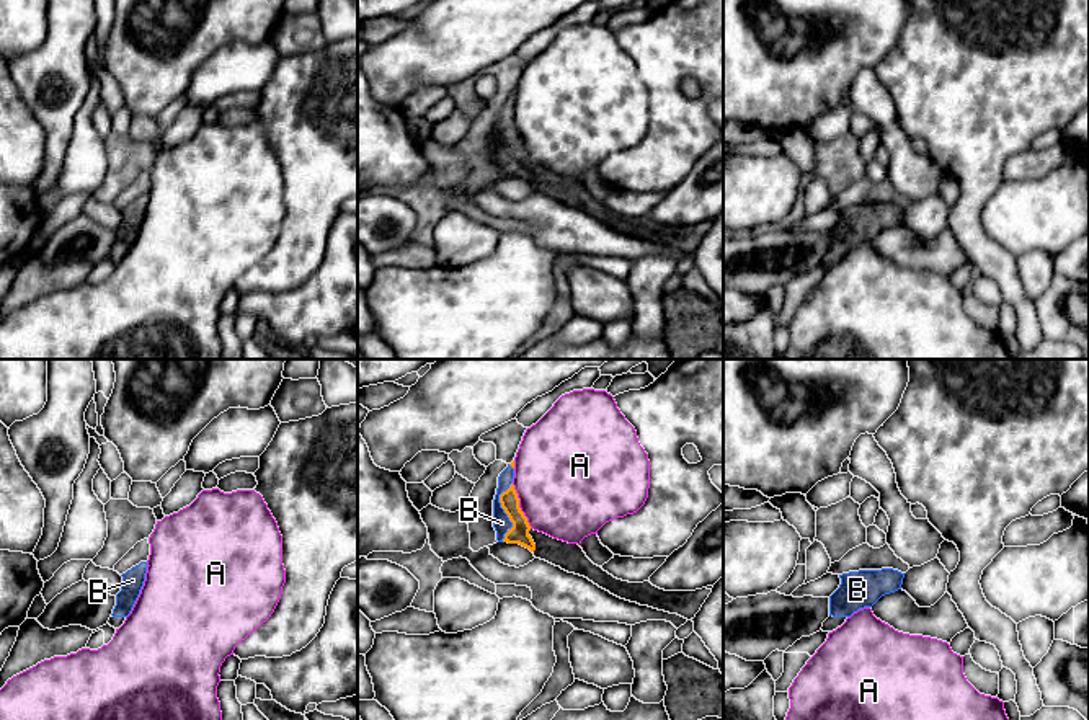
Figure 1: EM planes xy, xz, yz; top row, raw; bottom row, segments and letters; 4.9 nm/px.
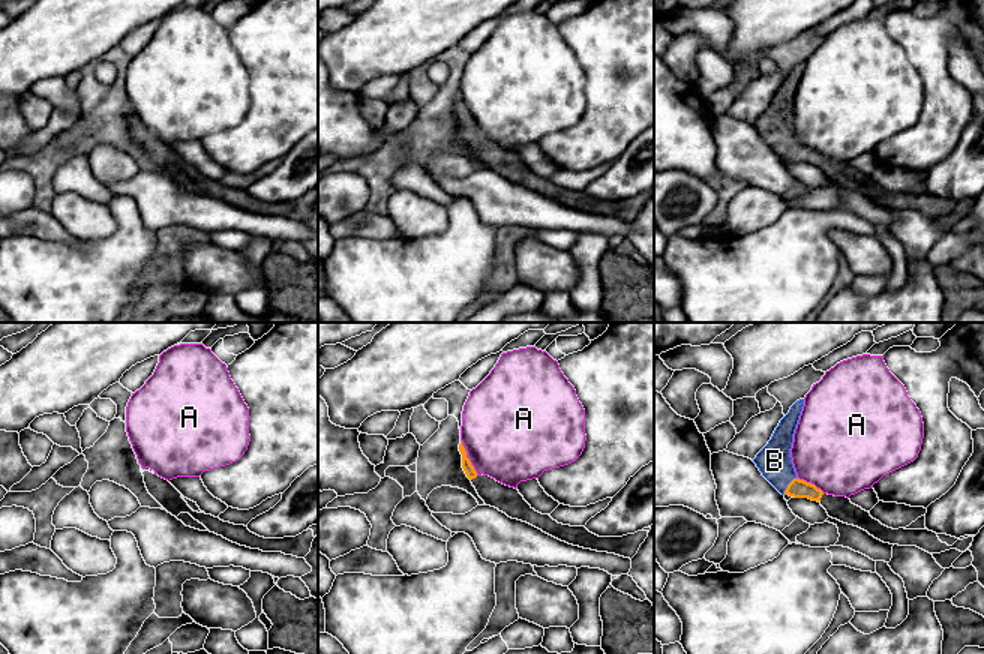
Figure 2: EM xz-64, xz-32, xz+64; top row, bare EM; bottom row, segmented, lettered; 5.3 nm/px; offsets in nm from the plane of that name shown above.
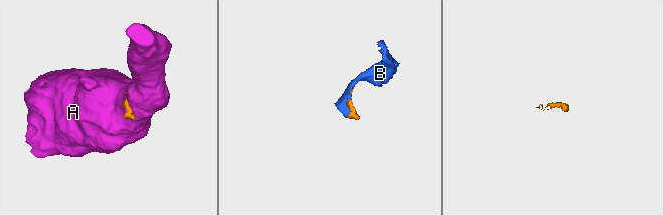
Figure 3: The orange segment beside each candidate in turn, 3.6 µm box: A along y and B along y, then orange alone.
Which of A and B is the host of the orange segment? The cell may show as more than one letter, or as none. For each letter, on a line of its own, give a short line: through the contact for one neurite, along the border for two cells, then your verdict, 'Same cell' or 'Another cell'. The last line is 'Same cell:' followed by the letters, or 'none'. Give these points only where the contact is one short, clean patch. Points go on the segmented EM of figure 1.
A: Another cell
B: Line: xz (520, 533), (505, 511), (502, 523). Same cell
Same cell: B

